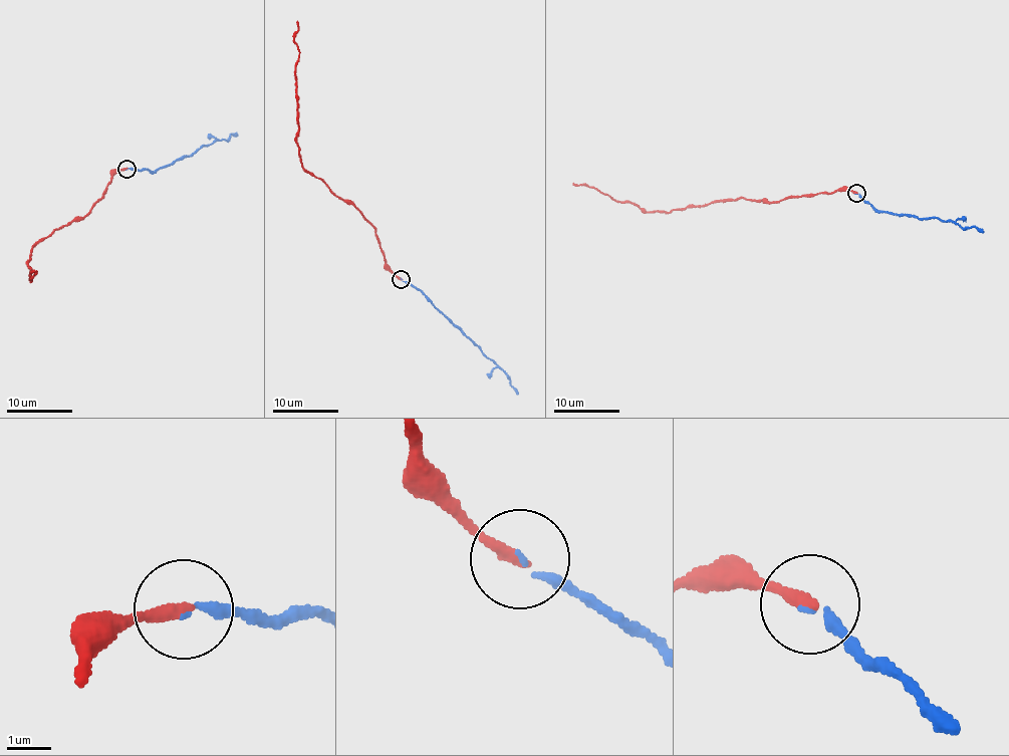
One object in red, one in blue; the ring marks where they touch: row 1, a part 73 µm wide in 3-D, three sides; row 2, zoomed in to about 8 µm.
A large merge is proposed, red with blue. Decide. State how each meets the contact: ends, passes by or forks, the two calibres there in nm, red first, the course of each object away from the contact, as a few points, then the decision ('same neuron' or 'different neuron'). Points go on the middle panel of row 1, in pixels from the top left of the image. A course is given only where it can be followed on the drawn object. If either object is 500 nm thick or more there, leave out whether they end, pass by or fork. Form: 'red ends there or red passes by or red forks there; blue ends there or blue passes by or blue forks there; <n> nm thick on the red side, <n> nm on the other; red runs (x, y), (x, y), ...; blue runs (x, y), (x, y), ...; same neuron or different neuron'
red ends there; blue ends there; 280 nm thick on the red side, 120 nm on the other; red runs (402, 278), (387, 263), (372, 223), (305, 169), (298, 153), (295, 69), (299, 57), (294, 41), (297, 20); blue runs (402, 279), (415, 286), (478, 346), (506, 374), (518, 394); same neuron

